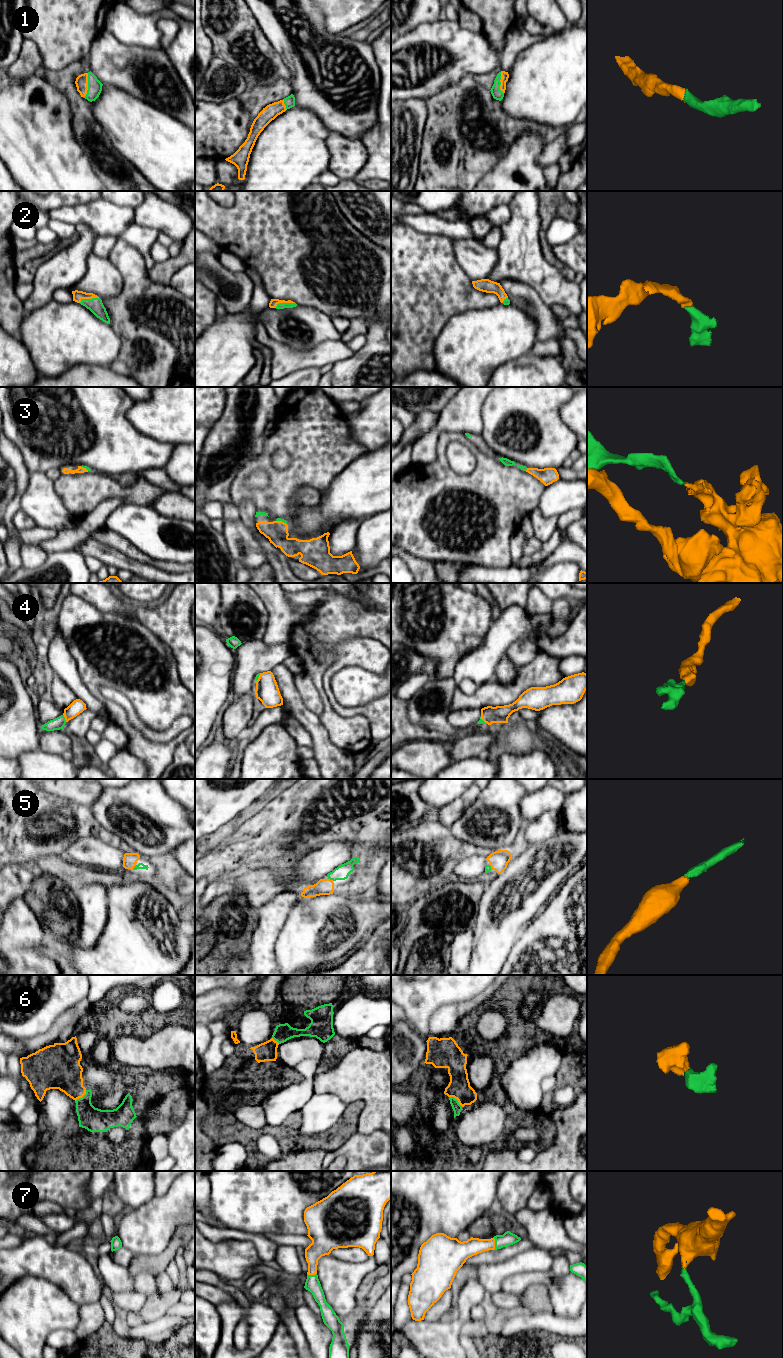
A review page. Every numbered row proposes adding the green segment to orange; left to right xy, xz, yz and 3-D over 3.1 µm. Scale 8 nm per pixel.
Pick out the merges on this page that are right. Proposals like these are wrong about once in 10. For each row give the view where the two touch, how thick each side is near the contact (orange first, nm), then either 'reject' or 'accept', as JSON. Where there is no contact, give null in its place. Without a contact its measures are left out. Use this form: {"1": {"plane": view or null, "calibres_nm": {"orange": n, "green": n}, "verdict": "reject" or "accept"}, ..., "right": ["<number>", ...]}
{"1": {"plane": "xy", "calibres_nm": {"orange": 100, "green": 110}, "verdict": "accept"}, "2": {"plane": "xy", "calibres_nm": {"orange": 80, "green": 120}, "verdict": "accept"}, "3": {"plane": "xz", "calibres_nm": {"orange": 180, "green": 30}, "verdict": "accept"}, "4": {"plane": "xy", "calibres_nm": {"orange": 110, "green": 100}, "verdict": "accept"}, "5": {"plane": "xz", "calibres_nm": {"orange": 130, "green": 120}, "verdict": "accept"}, "6": {"plane": "yz", "calibres_nm": {"orange": 180, "green": 70}, "verdict": "accept"}, "7": {"plane": "yz", "calibres_nm": {"orange": 140, "green": 110}, "verdict": "accept"}, "right": ["1", "2", "3", "4", "5", "6", "7"]}

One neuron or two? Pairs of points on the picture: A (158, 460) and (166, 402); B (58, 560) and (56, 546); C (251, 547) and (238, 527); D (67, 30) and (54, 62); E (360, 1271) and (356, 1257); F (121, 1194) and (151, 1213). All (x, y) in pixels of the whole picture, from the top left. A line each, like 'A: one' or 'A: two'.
A: two
B: two
C: one
D: one
E: two
F: two

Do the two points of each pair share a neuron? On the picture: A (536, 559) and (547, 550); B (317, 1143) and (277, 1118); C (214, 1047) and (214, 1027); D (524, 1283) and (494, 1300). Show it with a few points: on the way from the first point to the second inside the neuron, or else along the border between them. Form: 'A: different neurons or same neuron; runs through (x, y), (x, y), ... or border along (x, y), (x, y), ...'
A: same neuron; runs through (539, 557), (544, 552)
B: different neurons; border along (267, 1124), (281, 1126)
C: same neuron; runs through (215, 1042), (215, 1032)
D: different neurons; border along (501, 1289), (521, 1294)

